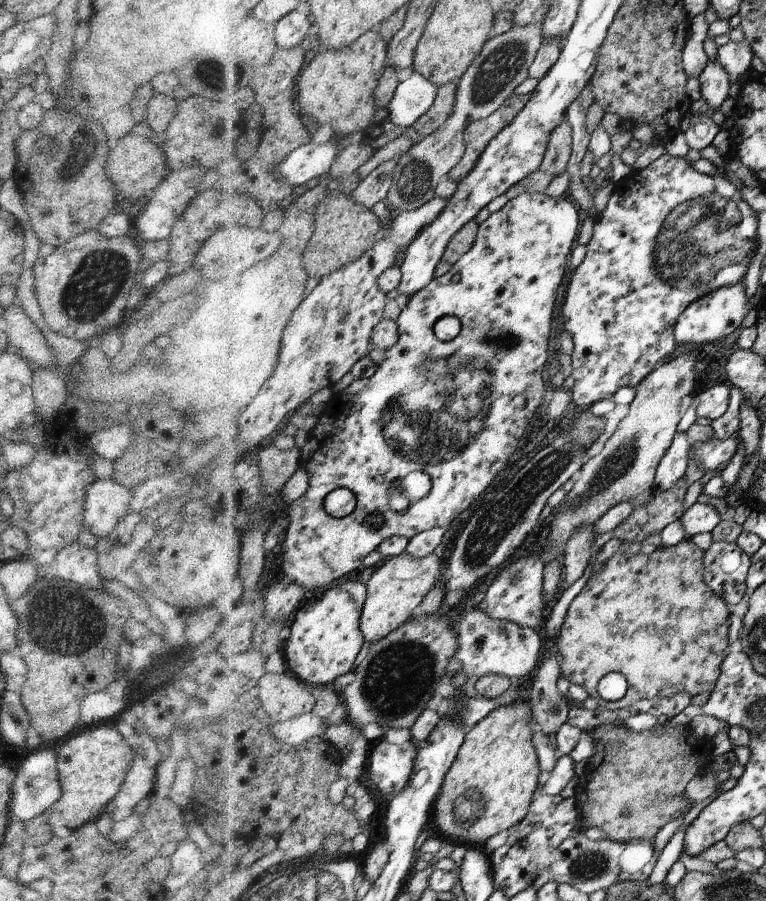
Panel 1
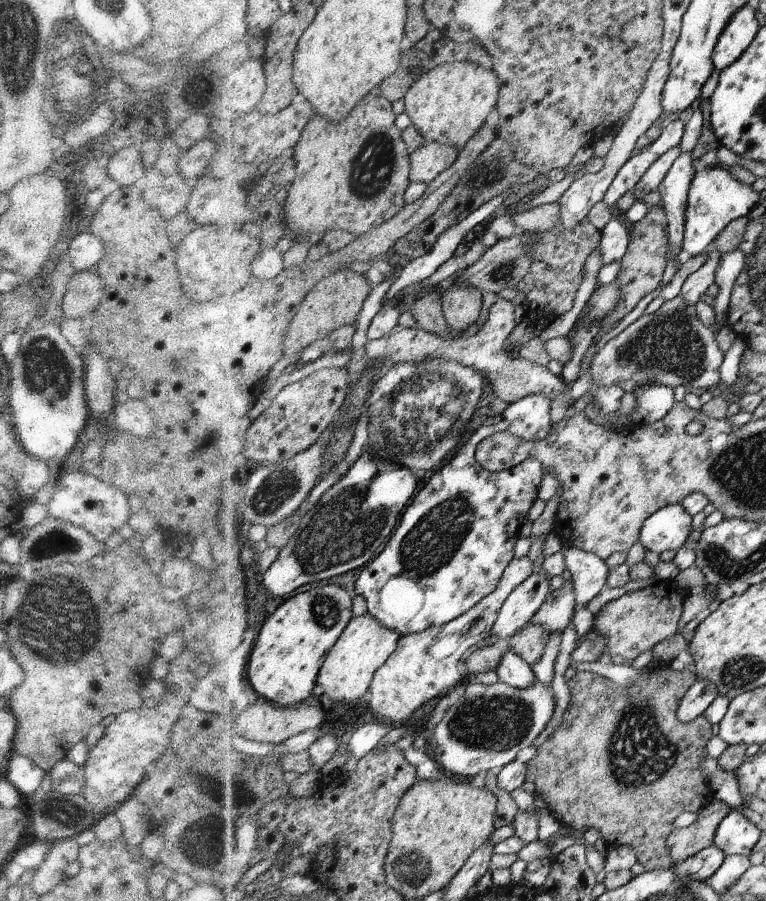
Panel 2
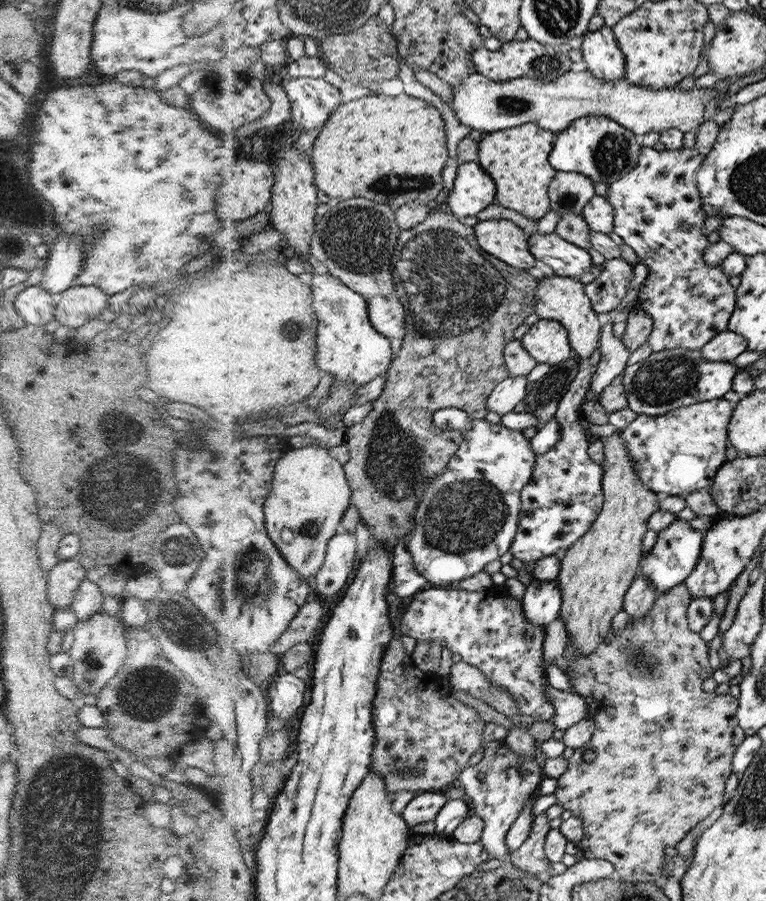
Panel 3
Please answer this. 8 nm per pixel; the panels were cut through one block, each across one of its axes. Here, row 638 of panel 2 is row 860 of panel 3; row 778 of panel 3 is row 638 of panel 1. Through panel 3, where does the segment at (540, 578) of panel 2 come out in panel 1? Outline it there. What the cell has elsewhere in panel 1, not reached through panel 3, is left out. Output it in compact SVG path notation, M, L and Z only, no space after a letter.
M474 595L460 607L462 620L460 623L459 639L461 647L454 658L469 677L499 674L510 678L518 678L519 682L530 677L530 672L542 659L544 650L543 638L537 629L521 627L507 620L496 620L488 613L472 605Z

